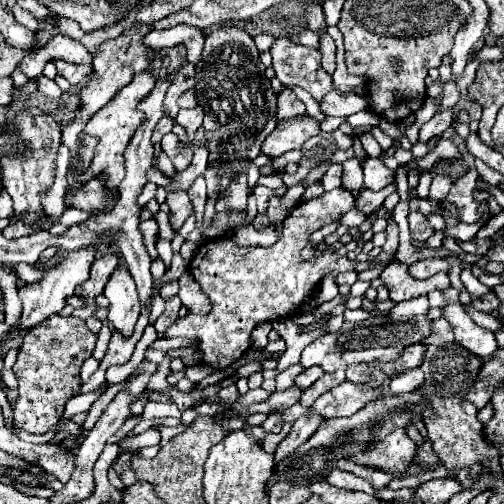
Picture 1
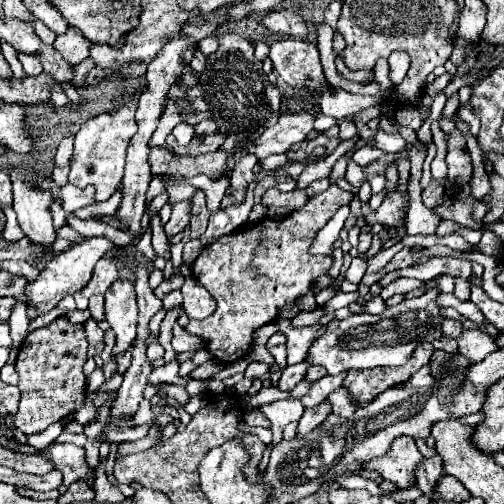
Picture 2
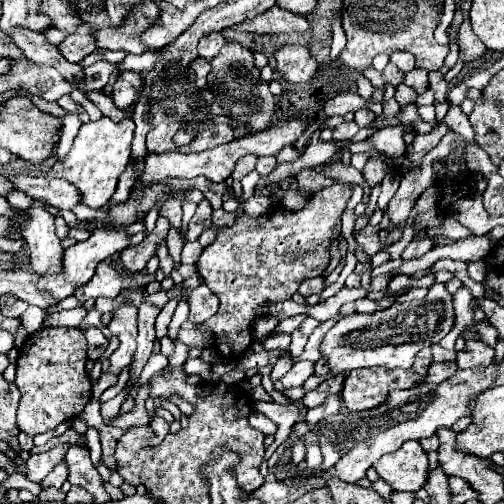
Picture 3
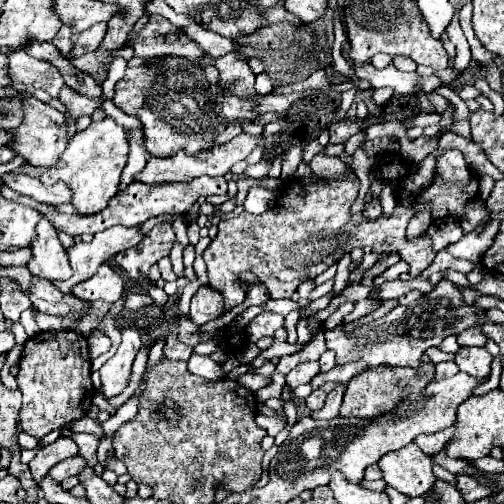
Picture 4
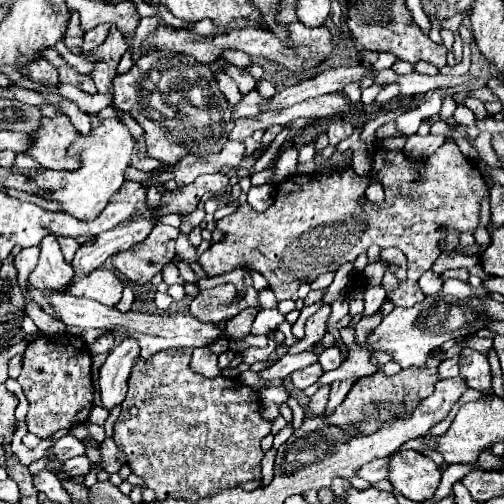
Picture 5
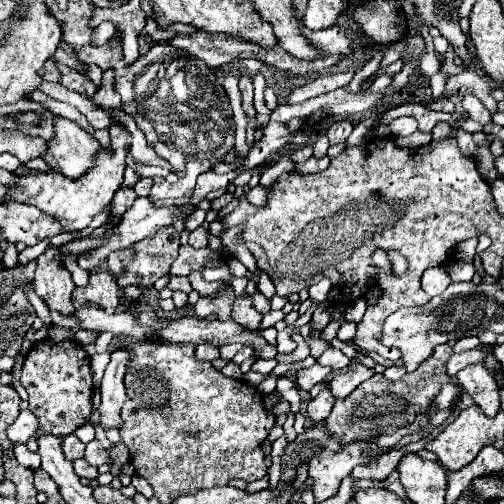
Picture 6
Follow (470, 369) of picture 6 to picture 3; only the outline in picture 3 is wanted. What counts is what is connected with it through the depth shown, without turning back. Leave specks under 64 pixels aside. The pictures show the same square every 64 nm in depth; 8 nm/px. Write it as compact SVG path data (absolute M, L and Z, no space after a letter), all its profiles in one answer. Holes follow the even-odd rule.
M468 340L466 346L458 352L456 364L460 368L484 368L494 360L494 348L484 340Z

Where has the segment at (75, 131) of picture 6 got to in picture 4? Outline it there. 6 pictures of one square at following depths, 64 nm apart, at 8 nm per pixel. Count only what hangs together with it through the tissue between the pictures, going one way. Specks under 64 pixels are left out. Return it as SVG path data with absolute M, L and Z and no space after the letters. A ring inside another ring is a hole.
M26 98L22 102L22 110L24 110L24 118L20 122L18 128L14 130L6 130L10 132L12 140L10 140L10 148L22 156L28 164L40 168L50 168L50 166L62 166L60 162L60 154L66 150L66 116L58 110L54 110L52 106L36 100L36 98Z

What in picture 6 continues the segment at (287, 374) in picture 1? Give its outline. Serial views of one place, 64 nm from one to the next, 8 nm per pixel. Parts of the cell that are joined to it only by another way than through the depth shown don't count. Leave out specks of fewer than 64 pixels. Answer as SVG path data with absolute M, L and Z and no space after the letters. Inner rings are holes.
M314 364L310 368L304 368L304 370L298 370L296 372L296 384L302 388L302 390L310 390L314 384L326 380L326 376L332 372L332 368L324 368L320 364Z

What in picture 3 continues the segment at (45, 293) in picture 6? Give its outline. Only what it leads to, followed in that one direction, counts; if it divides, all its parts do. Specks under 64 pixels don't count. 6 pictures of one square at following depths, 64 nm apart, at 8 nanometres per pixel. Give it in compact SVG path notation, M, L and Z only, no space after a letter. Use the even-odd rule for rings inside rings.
M32 198L28 210L28 224L24 224L24 242L28 248L28 262L36 274L60 272L62 246L54 232L54 216L48 212L44 200Z

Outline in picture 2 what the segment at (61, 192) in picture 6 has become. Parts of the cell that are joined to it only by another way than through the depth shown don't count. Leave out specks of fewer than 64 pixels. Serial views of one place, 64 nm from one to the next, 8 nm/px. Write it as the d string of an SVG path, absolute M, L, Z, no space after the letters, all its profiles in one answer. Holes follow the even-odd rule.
M144 82L140 88L136 88L134 94L124 96L122 102L114 110L102 112L94 116L92 120L86 120L82 128L76 132L74 138L74 154L70 158L70 174L68 180L70 184L76 184L80 188L92 184L96 186L96 200L108 200L120 186L120 180L124 176L124 158L126 158L126 146L130 138L136 134L136 118L134 110L138 104L140 92L144 92L148 82Z

